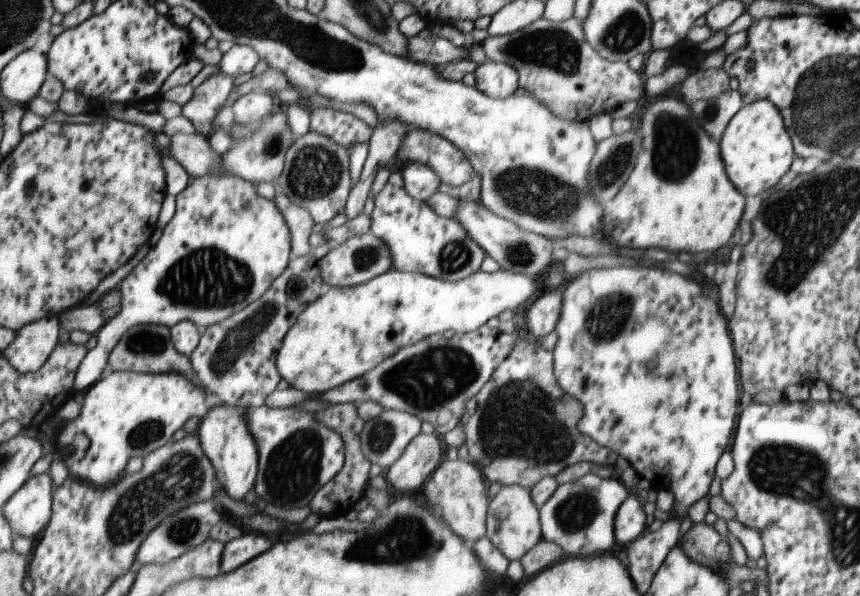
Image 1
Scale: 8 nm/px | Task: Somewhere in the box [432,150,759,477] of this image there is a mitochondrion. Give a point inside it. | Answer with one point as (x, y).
(518, 420)

